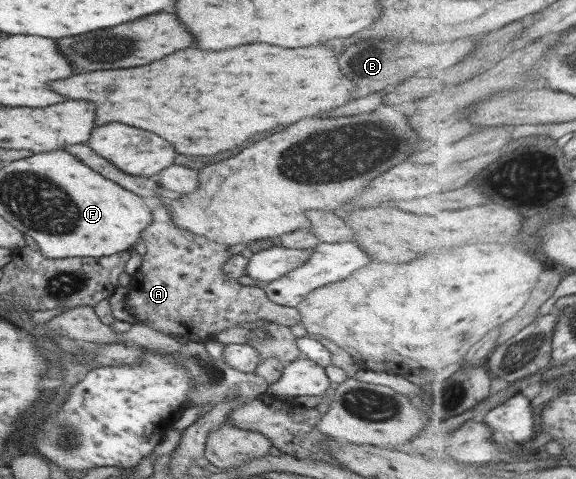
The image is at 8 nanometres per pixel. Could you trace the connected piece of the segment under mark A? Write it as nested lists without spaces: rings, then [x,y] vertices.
[[[163,205],[154,207],[151,224],[147,224],[140,235],[145,253],[139,268],[129,279],[125,295],[125,304],[133,313],[135,322],[171,337],[184,337],[203,344],[214,339],[219,331],[235,327],[237,323],[261,319],[267,324],[287,327],[300,323],[296,307],[277,305],[269,301],[262,287],[241,285],[221,273],[221,264],[235,255],[227,250],[229,245],[221,245],[178,228],[172,230],[166,224],[166,213],[169,211]]]

